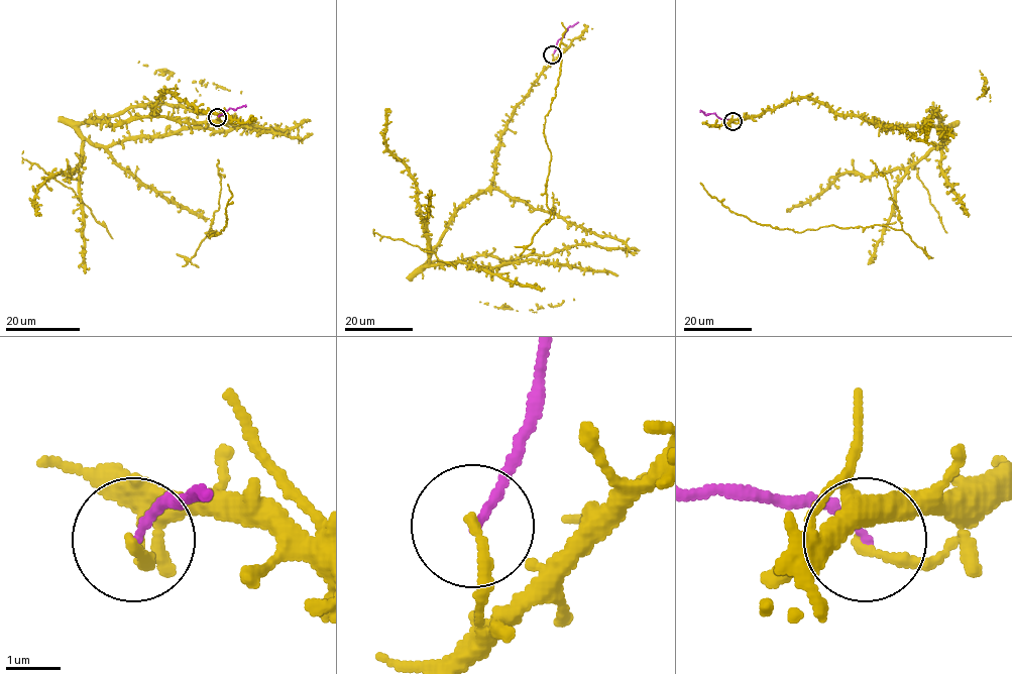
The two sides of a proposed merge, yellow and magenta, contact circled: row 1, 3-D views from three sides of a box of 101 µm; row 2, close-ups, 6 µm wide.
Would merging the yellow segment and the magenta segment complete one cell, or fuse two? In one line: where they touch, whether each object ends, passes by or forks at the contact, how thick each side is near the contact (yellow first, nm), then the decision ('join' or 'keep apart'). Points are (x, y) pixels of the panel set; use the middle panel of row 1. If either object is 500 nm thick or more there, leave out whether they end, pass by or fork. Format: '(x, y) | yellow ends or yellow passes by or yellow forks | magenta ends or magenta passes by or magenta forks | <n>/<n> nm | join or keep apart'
(552, 54) | yellow ends | magenta ends | 180/150 nm | keep apart

